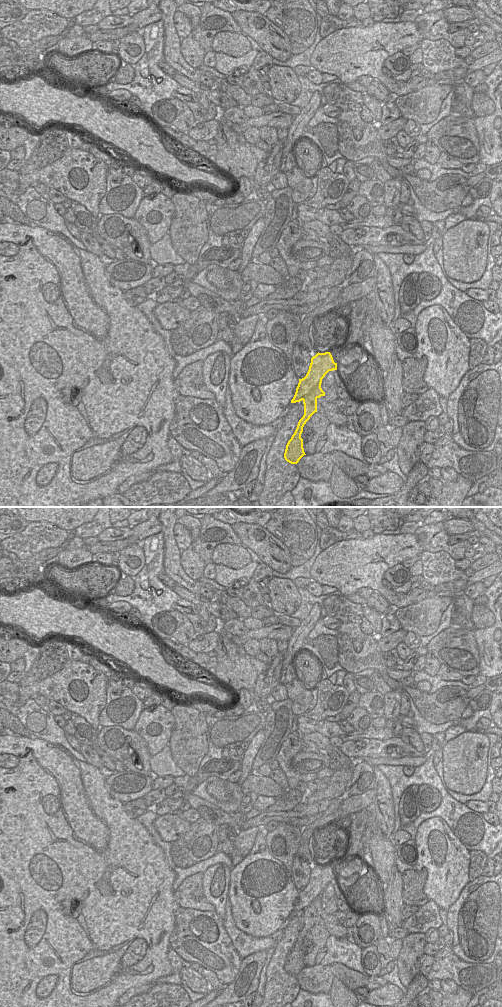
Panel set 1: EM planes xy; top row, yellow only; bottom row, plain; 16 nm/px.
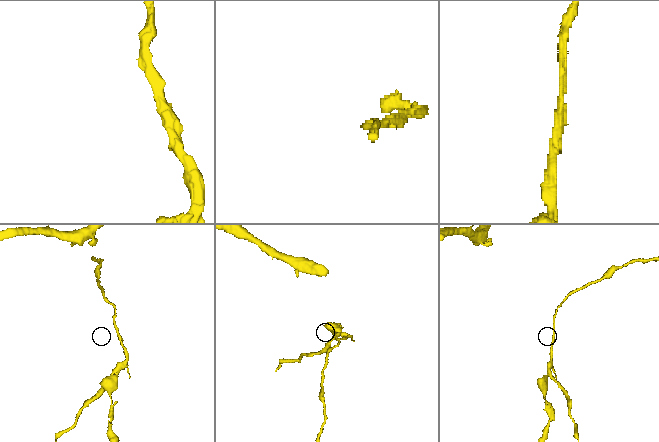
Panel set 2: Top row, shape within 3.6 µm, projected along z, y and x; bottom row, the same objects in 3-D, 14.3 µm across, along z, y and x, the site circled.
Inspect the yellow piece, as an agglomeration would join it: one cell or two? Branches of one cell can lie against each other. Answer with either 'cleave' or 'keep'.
cleave

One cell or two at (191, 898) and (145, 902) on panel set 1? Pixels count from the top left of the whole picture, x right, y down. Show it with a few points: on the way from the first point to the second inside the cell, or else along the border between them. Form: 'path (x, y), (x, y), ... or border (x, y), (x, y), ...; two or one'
border (173, 892), (174, 899), (179, 905); two

